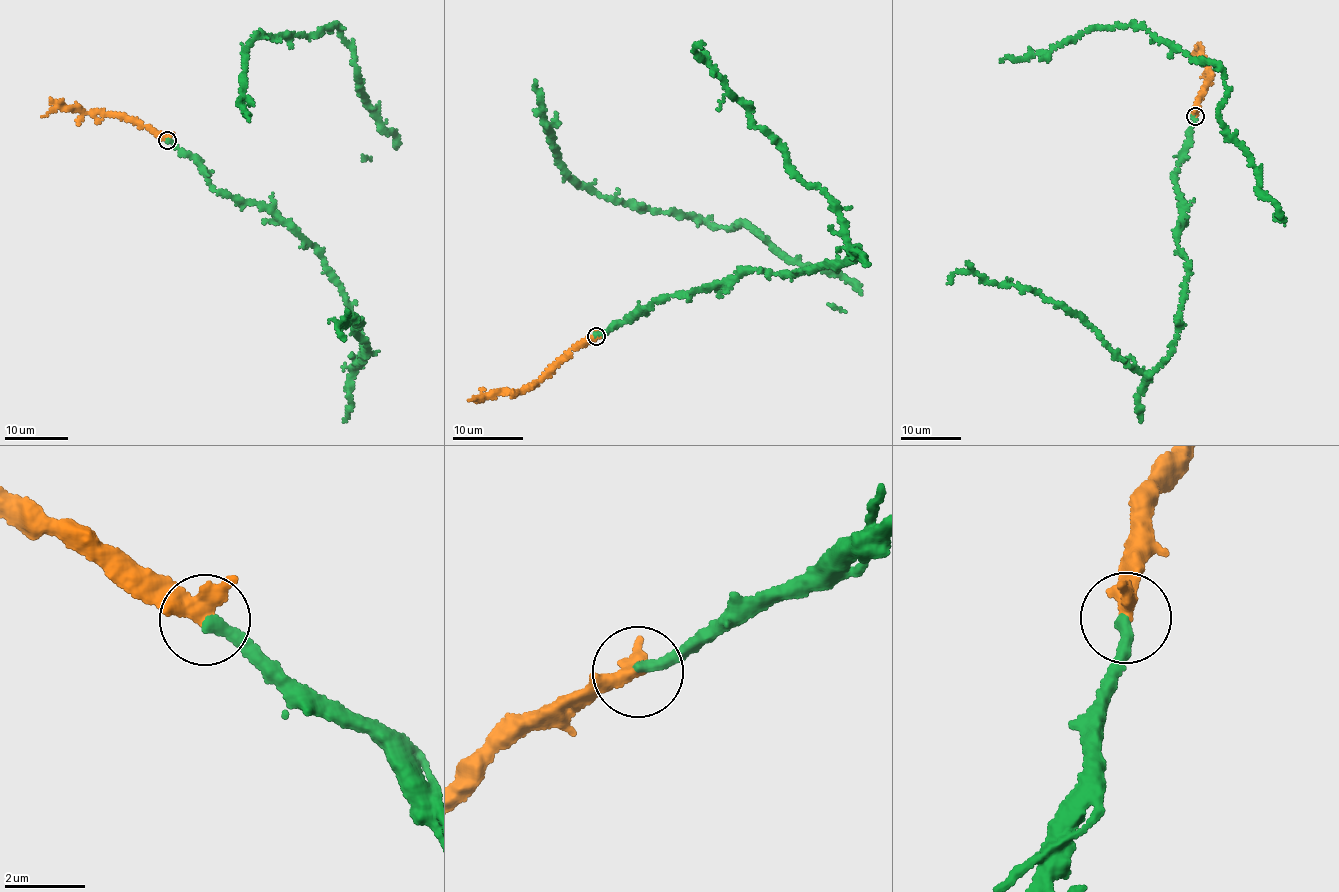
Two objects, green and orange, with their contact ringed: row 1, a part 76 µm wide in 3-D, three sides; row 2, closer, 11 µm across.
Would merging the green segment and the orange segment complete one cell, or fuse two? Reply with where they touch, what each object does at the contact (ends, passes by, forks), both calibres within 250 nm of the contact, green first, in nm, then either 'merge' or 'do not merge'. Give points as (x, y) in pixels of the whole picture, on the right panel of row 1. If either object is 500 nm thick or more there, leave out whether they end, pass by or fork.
place (1195, 116); green ends; orange passes by; calibres 320 and 360 nm; merge

